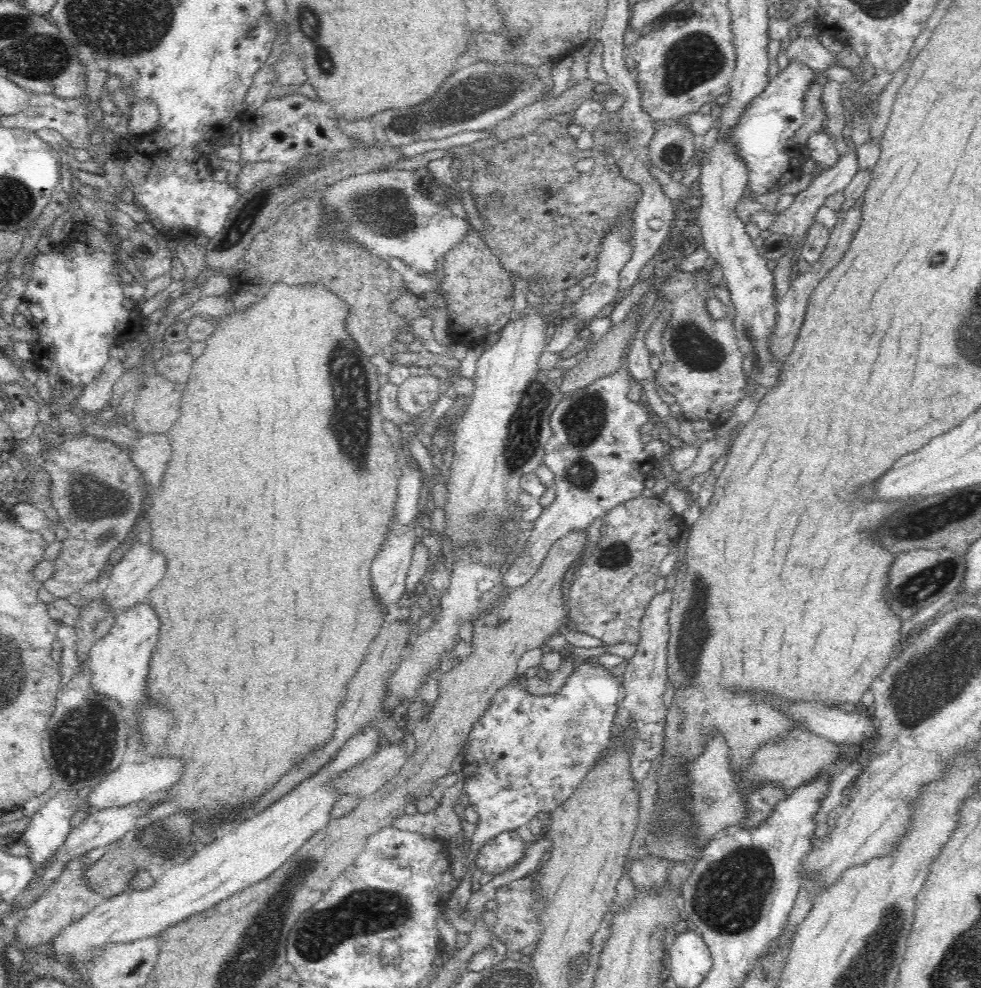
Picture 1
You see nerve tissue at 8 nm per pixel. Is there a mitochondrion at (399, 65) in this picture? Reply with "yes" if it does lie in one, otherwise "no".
no

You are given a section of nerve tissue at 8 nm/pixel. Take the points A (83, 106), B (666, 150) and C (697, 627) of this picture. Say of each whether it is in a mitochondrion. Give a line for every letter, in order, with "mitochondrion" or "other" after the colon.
A: other
B: mitochondrion
C: mitochondrion

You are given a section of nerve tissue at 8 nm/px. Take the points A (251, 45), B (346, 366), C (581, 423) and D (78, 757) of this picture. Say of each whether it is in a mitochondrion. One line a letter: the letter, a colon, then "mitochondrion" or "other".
A: other
B: mitochondrion
C: mitochondrion
D: mitochondrion

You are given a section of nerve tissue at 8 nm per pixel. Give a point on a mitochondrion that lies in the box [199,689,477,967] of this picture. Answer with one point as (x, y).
(369, 910)

